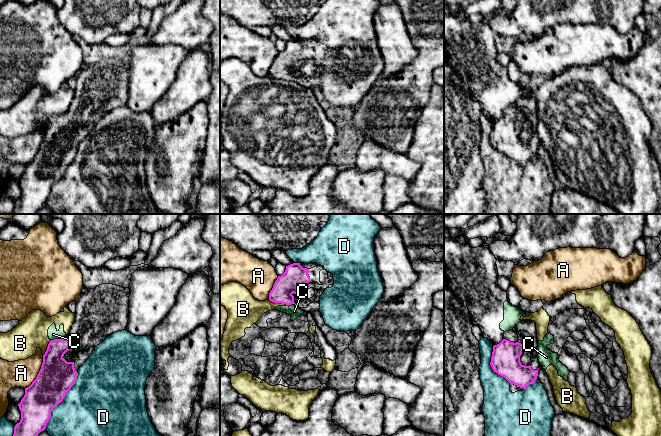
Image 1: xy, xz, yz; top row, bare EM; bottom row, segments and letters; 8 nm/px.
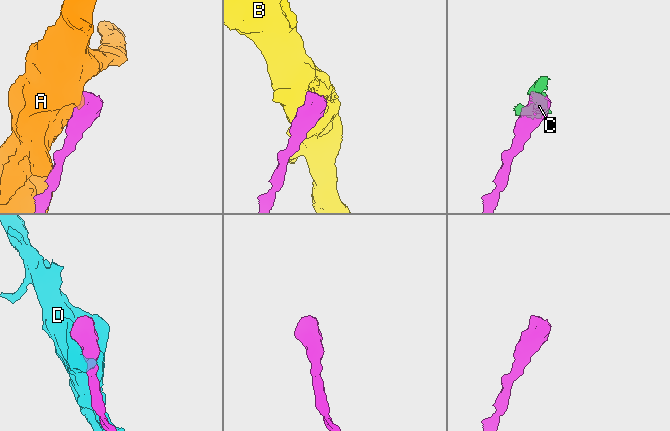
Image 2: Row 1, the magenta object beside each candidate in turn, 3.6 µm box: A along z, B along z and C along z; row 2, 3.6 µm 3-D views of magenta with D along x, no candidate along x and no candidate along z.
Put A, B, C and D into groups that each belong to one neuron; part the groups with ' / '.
A / B C / D

